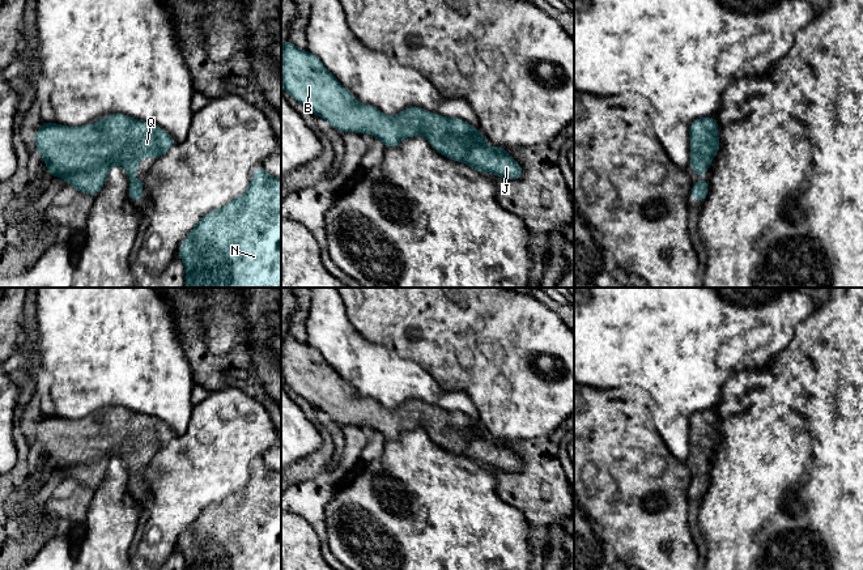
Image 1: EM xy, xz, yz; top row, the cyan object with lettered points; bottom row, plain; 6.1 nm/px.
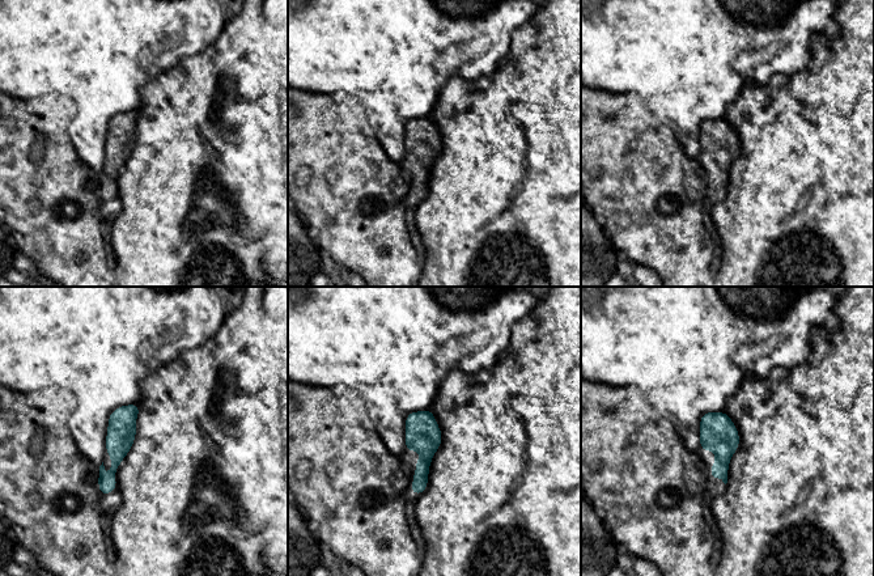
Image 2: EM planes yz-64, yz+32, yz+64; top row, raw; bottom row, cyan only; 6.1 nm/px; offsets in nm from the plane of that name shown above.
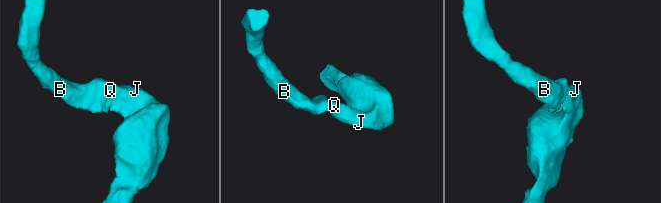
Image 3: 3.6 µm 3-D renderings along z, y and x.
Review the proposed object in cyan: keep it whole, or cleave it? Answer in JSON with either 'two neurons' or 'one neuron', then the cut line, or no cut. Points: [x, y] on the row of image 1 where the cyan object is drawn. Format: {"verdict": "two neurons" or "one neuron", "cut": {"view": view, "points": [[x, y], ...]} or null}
{"verdict": "one neuron", "cut": null}

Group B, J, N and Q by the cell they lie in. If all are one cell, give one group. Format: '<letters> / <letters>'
B J N Q

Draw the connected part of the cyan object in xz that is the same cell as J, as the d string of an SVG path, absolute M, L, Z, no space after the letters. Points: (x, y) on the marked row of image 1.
M290 41L281 44L281 88L341 133L369 133L387 148L422 135L439 154L481 174L490 173L505 179L523 176L520 163L507 154L507 148L488 145L481 131L465 120L421 107L408 107L387 116L371 105L357 102L318 56Z

